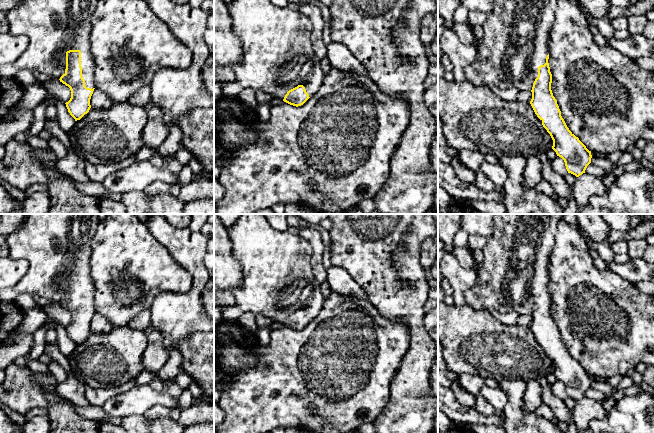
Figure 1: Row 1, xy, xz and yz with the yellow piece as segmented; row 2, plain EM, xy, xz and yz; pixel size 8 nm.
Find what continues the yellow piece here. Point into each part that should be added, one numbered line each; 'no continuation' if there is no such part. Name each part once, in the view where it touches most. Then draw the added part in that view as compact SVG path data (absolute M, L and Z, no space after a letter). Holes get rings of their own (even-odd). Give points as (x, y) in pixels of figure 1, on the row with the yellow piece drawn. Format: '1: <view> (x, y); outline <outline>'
1: xy (53, 27); outline M23 0L6 13L9 33L24 35L28 39L27 49L19 58L0 66L0 76L16 77L20 70L50 74L58 79L65 74L66 52L81 51L82 77L87 88L95 88L95 60L91 53L90 34L92 16L99 0Z

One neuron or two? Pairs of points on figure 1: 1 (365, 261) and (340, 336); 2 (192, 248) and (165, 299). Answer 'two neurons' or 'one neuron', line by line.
1: two neurons
2: one neuron

